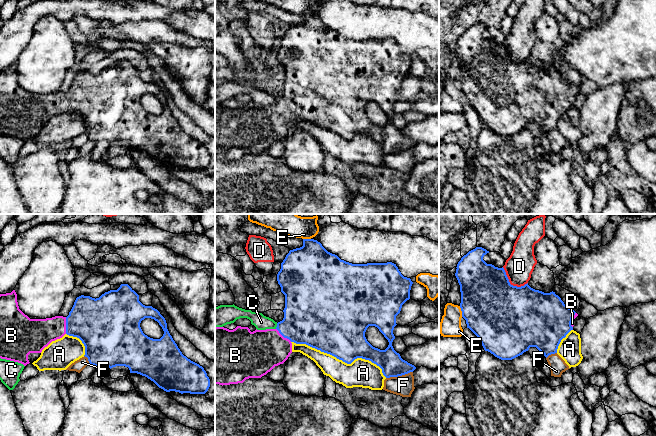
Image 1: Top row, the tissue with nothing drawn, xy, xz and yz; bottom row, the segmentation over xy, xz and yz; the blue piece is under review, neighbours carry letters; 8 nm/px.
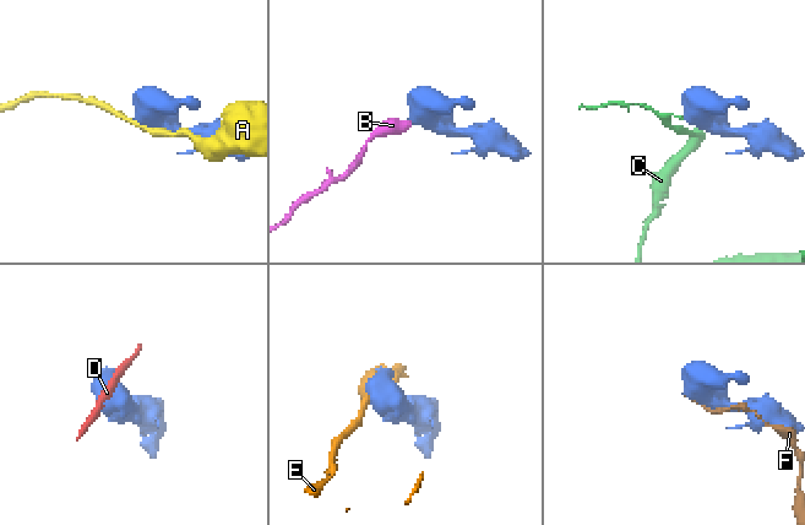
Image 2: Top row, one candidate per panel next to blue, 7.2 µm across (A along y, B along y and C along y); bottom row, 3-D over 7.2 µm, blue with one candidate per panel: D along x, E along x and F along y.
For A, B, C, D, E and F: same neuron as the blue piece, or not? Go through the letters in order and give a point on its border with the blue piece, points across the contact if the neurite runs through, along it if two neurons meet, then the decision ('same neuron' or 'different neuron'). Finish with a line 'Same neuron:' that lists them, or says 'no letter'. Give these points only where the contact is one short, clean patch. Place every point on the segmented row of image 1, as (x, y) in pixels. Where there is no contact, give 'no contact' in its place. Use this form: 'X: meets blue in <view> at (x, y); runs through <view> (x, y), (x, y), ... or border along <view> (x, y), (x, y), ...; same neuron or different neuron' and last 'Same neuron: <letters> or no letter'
A: meets blue in xz at (340, 359); different neuron
B: meets blue in xy at (66, 325); runs through xy (97, 322), (81, 322), (66, 325), (59, 325), (37, 334); same neuron
C: meets blue in xz at (277, 326); border along xz (277, 323), (275, 328); different neuron
D: meets blue in yz at (510, 284); different neuron
E: meets blue in yz at (461, 310); different neuron
F: meets blue in xz at (399, 375); different neuron
Same neuron: B

